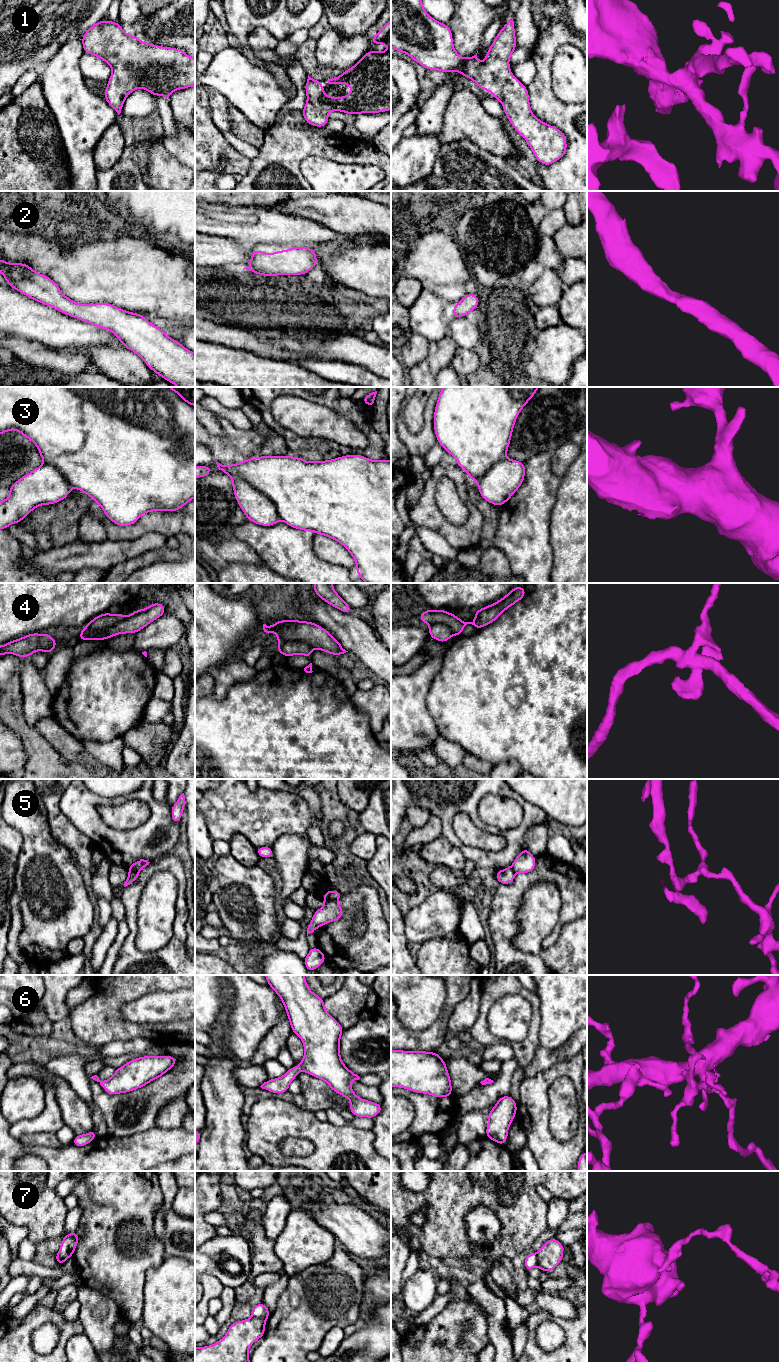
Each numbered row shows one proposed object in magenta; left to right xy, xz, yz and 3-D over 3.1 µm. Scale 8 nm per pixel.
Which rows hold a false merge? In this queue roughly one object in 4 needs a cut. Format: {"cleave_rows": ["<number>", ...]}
{"cleave_rows": ["4", "5", "7"]}

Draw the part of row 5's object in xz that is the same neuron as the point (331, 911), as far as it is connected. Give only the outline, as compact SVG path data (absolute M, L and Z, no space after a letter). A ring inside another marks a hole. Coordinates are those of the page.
M337 900L324 901L324 906L316 911L307 928L307 936L319 927L339 920L344 913Z

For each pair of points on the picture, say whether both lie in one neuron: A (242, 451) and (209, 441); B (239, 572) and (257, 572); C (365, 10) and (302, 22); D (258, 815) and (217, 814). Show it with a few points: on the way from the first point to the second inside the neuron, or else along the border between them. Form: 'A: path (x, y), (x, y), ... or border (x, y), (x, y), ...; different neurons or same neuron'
A: path (234, 447), (221, 447), (217, 445); same neuron
B: path (243, 572), (253, 572); same neuron
C: border (323, 10), (324, 14); different neurons
D: path (248, 814), (227, 814); same neuron

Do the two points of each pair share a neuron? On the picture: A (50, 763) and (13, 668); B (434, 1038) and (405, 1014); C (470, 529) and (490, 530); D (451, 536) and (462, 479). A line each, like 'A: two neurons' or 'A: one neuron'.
A: one neuron
B: two neurons
C: two neurons
D: one neuron

